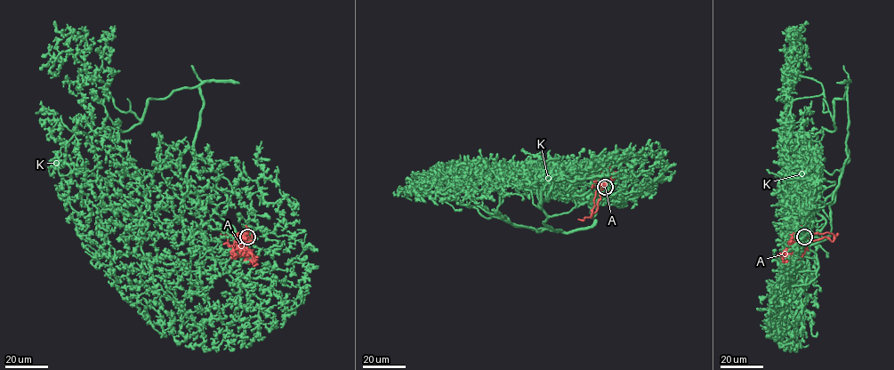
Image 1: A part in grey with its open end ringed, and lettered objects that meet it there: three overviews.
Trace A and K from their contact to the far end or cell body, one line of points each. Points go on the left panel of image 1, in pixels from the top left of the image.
A: (245, 238), (243, 242), (236, 237), (234, 241), (234, 236), (243, 233), (244, 229), (249, 231)
K: (247, 237), (187, 184), (203, 104), (192, 87), (149, 99), (129, 129), (67, 143), (72, 219), (90, 240)

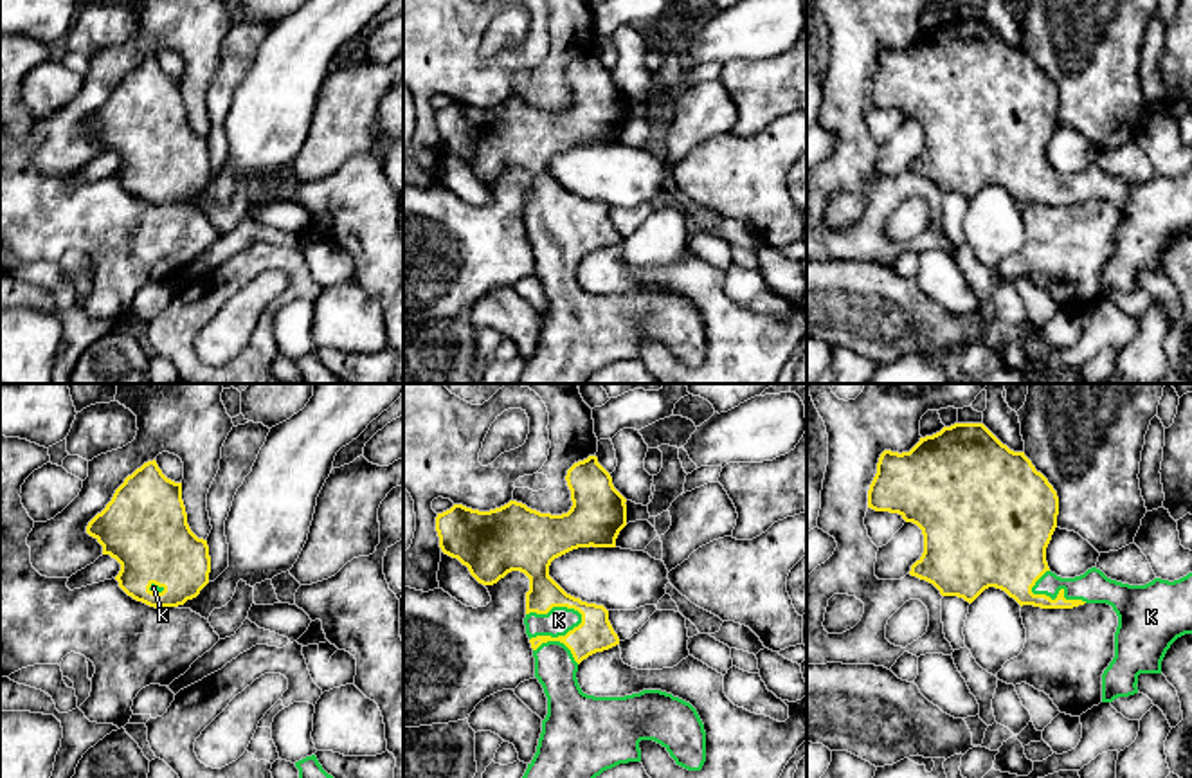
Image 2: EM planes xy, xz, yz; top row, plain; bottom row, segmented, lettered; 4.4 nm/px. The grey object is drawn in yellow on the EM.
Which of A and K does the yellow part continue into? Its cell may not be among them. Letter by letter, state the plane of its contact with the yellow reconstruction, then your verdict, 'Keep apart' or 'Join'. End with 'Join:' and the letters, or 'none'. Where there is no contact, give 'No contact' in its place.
A: No contact. Keep apart
K: Touches yellow in xz. Join
Join: K

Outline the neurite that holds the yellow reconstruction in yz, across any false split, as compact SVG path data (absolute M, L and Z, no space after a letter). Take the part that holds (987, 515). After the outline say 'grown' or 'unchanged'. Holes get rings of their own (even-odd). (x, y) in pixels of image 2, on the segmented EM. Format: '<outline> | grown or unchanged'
M954 423L920 438L909 452L884 450L868 490L868 508L899 513L922 529L924 553L909 574L933 584L942 596L972 603L985 589L1005 591L1021 607L1073 609L1107 603L1118 616L1115 657L1102 674L1102 702L1138 693L1140 674L1161 674L1170 645L1192 634L1192 573L1169 582L1129 585L1091 567L1075 578L1050 571L1046 547L1057 528L1059 497L1025 452L1003 445L983 423Z | grown

